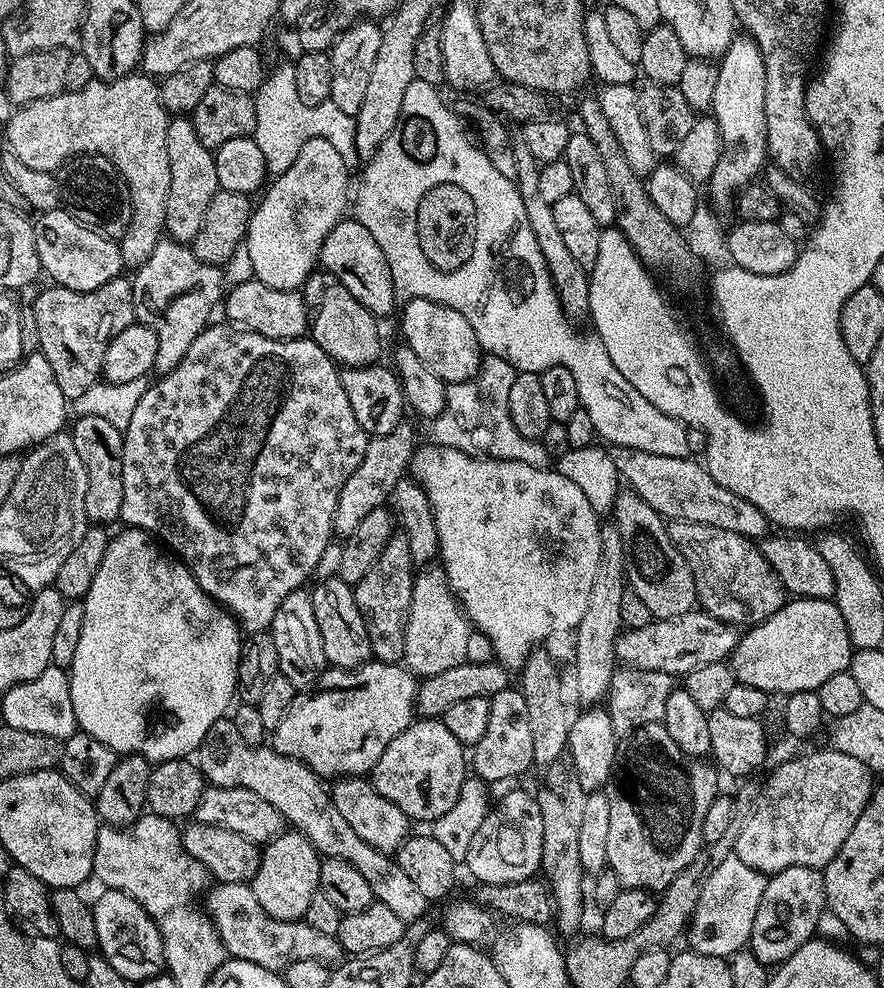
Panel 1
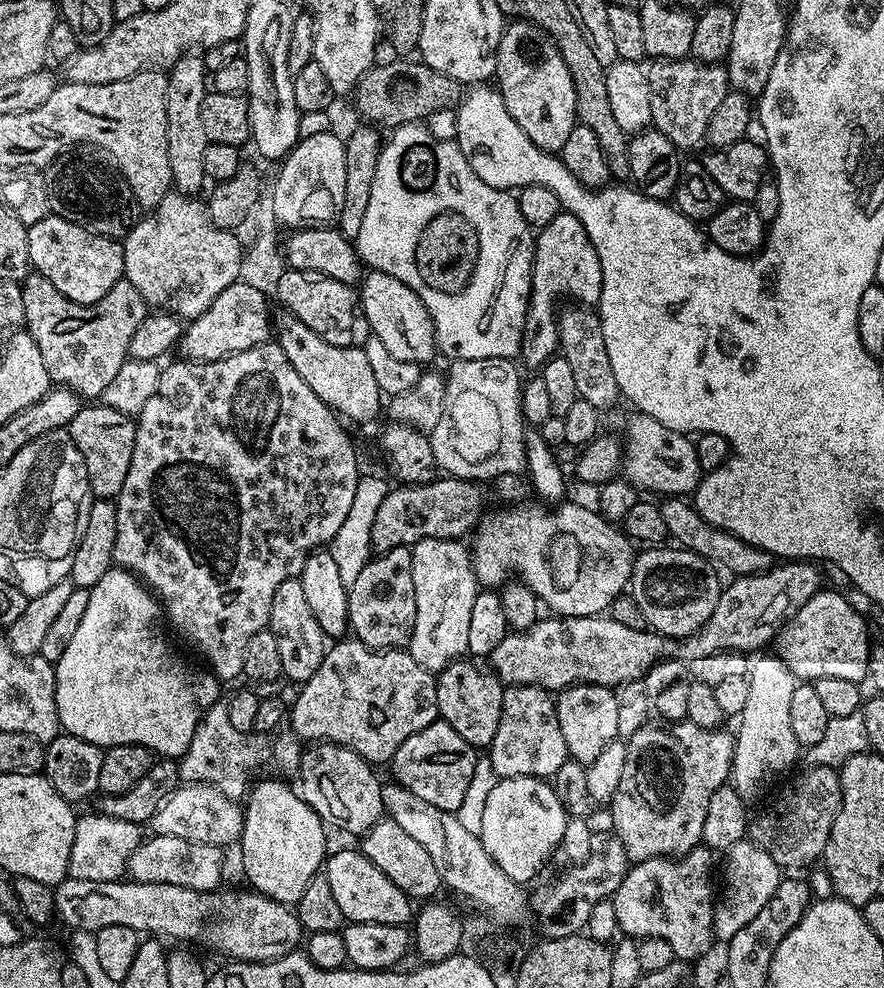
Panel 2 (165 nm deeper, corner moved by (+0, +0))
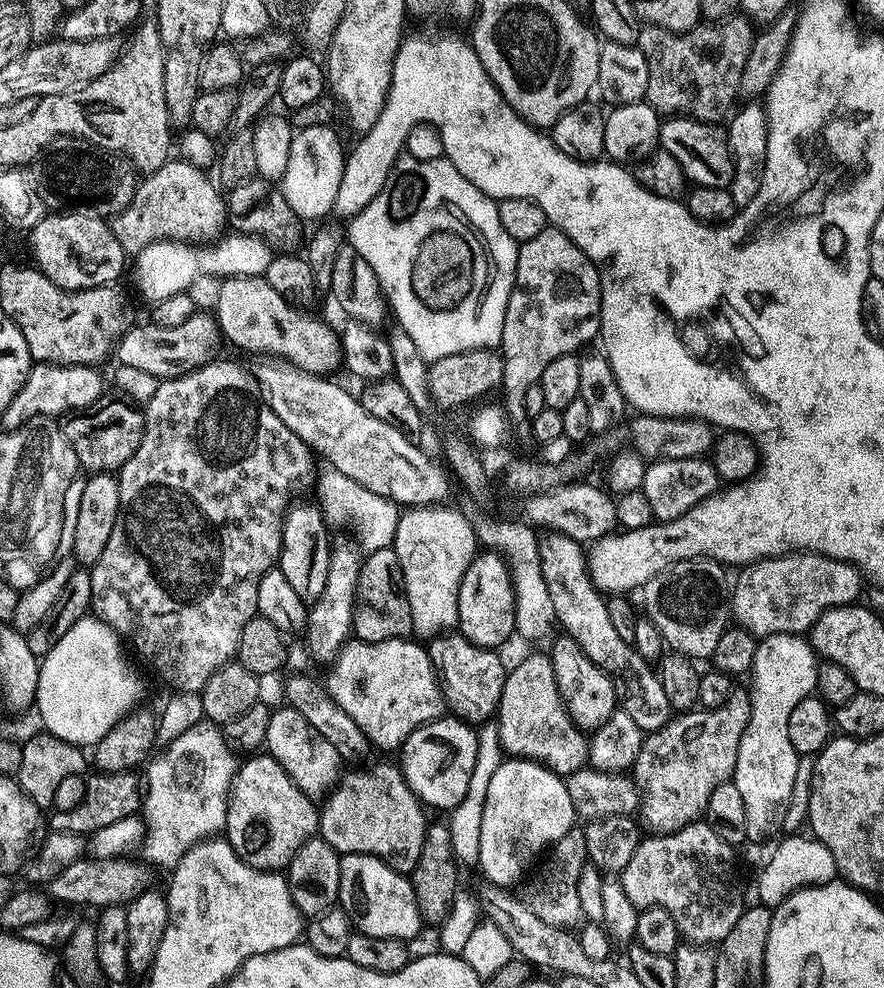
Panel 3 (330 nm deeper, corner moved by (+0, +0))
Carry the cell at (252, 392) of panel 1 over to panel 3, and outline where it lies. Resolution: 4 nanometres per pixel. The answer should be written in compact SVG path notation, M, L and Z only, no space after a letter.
M216 358L184 376L161 379L143 413L142 442L118 473L120 513L114 522L114 530L110 530L110 538L106 542L106 550L102 550L102 558L98 558L98 562L90 568L92 594L95 607L100 607L99 615L128 631L128 636L136 643L137 650L152 663L153 670L172 687L170 689L176 692L199 693L206 686L206 682L210 682L210 674L214 674L214 670L236 660L242 626L246 626L246 622L250 622L253 616L257 615L258 582L270 569L277 567L280 558L284 520L290 507L288 492L304 492L317 483L317 461L306 442L302 442L302 438L298 438L298 434L294 434L294 430L290 430L286 422L278 418L278 414L274 414L259 379L255 375L251 376L242 365L235 364L232 360Z

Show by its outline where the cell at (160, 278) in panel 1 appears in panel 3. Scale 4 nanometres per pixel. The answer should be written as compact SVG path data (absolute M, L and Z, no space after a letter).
M169 158L167 162L165 162L164 165L161 166L158 170L147 173L147 175L145 175L143 179L141 179L139 183L137 183L136 193L134 194L134 198L130 202L130 206L126 206L126 210L122 210L120 213L118 213L118 215L111 217L110 223L112 226L112 233L114 234L114 238L118 238L118 242L122 246L122 250L125 252L125 254L133 258L136 257L137 254L152 241L171 240L194 242L192 240L212 239L212 241L215 241L217 237L220 236L218 235L219 232L222 231L223 228L226 228L226 225L228 224L228 209L226 207L226 200L222 195L221 189L217 187L217 185L214 183L213 177L209 175L209 173L205 171L205 169L190 166L187 162L179 158Z

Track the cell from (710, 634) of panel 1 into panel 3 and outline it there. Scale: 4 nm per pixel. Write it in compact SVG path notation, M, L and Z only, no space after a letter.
M790 552L787 556L772 556L768 560L755 560L754 563L741 567L739 569L740 577L734 580L730 588L730 612L734 617L735 623L739 627L744 628L751 636L763 638L773 636L774 634L804 634L811 629L814 621L825 612L828 608L842 608L853 603L852 600L856 596L856 576L858 577L858 569L855 564L847 564L845 560L835 560L829 556L823 556L817 552Z

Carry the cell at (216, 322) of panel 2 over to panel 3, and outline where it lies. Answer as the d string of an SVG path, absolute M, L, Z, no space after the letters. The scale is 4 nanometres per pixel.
M197 310L178 326L158 326L151 322L137 323L116 345L115 359L121 364L146 370L157 378L184 376L213 359L216 347L222 344L220 323L215 315Z

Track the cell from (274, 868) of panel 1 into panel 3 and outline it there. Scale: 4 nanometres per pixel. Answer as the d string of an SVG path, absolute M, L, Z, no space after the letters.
M256 754L246 760L237 767L232 780L226 839L242 862L259 872L279 873L287 869L302 845L317 835L320 814L317 805L312 805L313 797L294 786L290 774L274 757Z

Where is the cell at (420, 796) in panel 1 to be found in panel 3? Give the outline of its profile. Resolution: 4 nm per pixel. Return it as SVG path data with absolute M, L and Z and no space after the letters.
M455 718L431 720L408 735L399 753L398 767L404 783L421 805L451 810L466 798L470 774L474 774L474 758L478 754L476 737L477 733L469 725Z

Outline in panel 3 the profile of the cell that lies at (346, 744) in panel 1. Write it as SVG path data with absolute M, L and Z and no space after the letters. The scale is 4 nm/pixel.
M352 638L331 661L332 669L328 672L328 680L326 679L327 692L338 706L342 706L342 710L346 710L346 714L350 714L350 718L354 718L354 722L358 722L358 730L366 734L369 745L399 749L416 728L445 715L444 693L441 692L439 679L432 669L427 647L415 642L420 643L415 639L405 638L371 644Z

